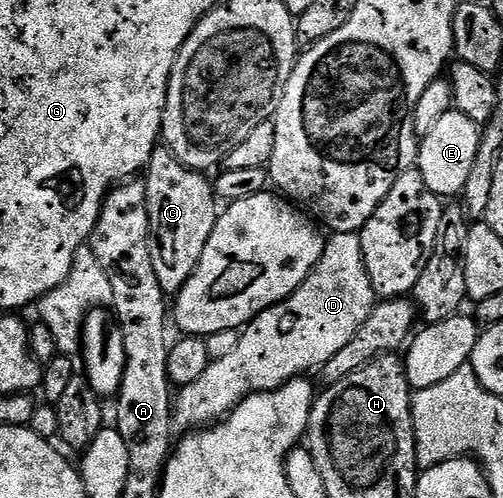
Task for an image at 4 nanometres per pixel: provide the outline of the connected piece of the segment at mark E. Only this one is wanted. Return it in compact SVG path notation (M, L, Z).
M455 110L442 114L438 122L430 129L430 134L419 137L415 167L420 169L422 182L435 196L456 198L466 186L466 177L474 167L474 158L480 145L481 125L475 124L466 114Z

